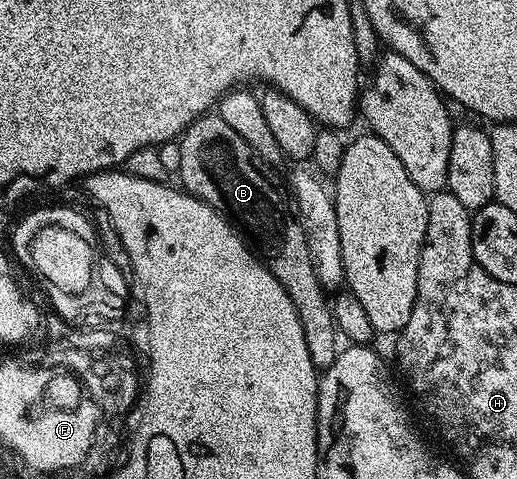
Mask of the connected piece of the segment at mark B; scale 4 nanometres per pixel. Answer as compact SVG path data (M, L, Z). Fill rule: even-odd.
M216 114L200 116L190 128L186 128L179 137L180 163L176 175L181 178L180 187L199 198L207 206L211 206L218 214L224 216L236 228L239 235L244 238L245 245L253 251L254 256L265 265L275 278L287 290L295 310L299 314L299 322L303 322L303 334L307 338L307 352L311 354L311 362L318 370L324 370L335 362L339 351L339 331L336 318L333 316L333 305L324 286L315 274L312 265L311 251L307 248L307 238L298 220L294 201L291 199L290 189L286 181L276 176L274 169L223 118Z

